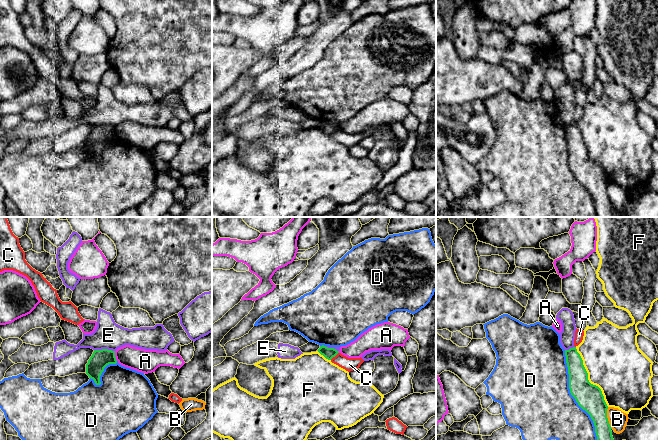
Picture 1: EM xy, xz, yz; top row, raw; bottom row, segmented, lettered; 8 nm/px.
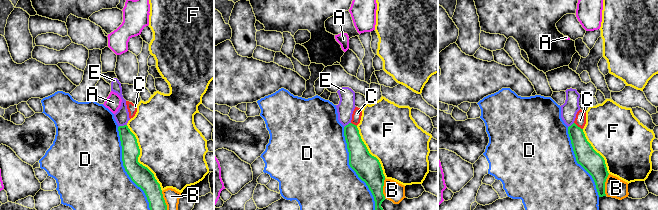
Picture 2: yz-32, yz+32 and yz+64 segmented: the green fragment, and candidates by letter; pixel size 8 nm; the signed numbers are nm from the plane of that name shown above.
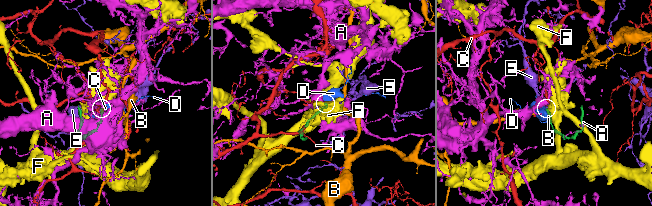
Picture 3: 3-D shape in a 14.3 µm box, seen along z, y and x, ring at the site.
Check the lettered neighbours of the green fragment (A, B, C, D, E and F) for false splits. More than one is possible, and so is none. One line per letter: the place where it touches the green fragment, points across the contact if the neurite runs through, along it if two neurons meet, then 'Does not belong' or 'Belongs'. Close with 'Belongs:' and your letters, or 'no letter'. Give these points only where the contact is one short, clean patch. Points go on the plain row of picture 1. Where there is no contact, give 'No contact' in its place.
A: Touches green at xy (114, 132). Boundary: xy (114, 127), (114, 132), (117, 136). Does not belong
B: Touches green at yz (607, 194). Does not belong
C: Touches green at xz (334, 132). Boundary: xz (338, 128), (330, 135). Does not belong
D: Touches green at yz (571, 170). Does not belong
E: Touches green at xy (104, 125). Boundary: xy (94, 125), (111, 125), (114, 127). Does not belong
F: Touches green at yz (587, 154). Does not belong
Belongs: no letter

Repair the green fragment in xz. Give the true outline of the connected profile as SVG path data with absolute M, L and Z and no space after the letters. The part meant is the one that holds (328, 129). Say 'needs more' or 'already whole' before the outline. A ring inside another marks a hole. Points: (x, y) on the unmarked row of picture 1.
already whole | M324 121L320 122L320 124L318 125L318 128L328 136L331 136L339 129L339 127L337 127L336 125L328 124Z

